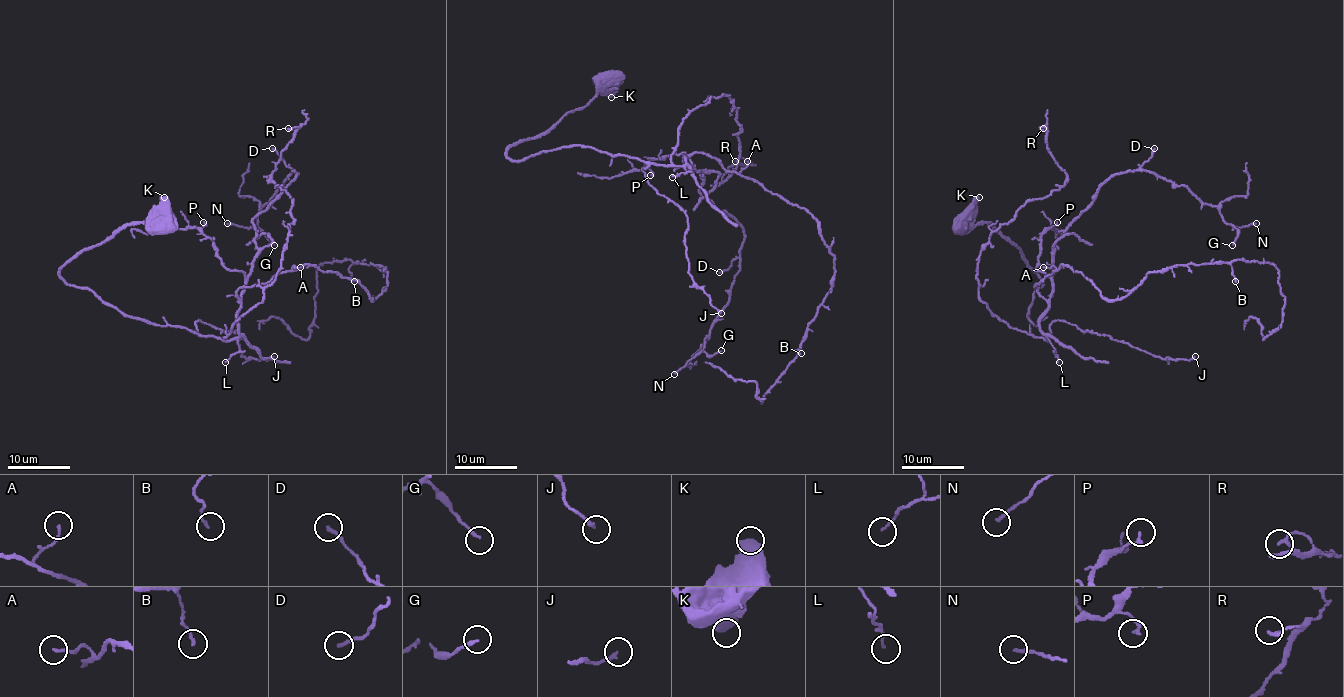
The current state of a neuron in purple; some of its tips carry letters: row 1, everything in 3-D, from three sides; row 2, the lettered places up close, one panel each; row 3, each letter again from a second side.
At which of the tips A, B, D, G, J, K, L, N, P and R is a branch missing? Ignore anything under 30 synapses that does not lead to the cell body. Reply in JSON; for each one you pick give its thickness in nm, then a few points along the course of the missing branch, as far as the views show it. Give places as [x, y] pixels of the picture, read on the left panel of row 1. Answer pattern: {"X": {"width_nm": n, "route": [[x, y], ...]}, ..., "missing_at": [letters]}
{"missing_at": []}

